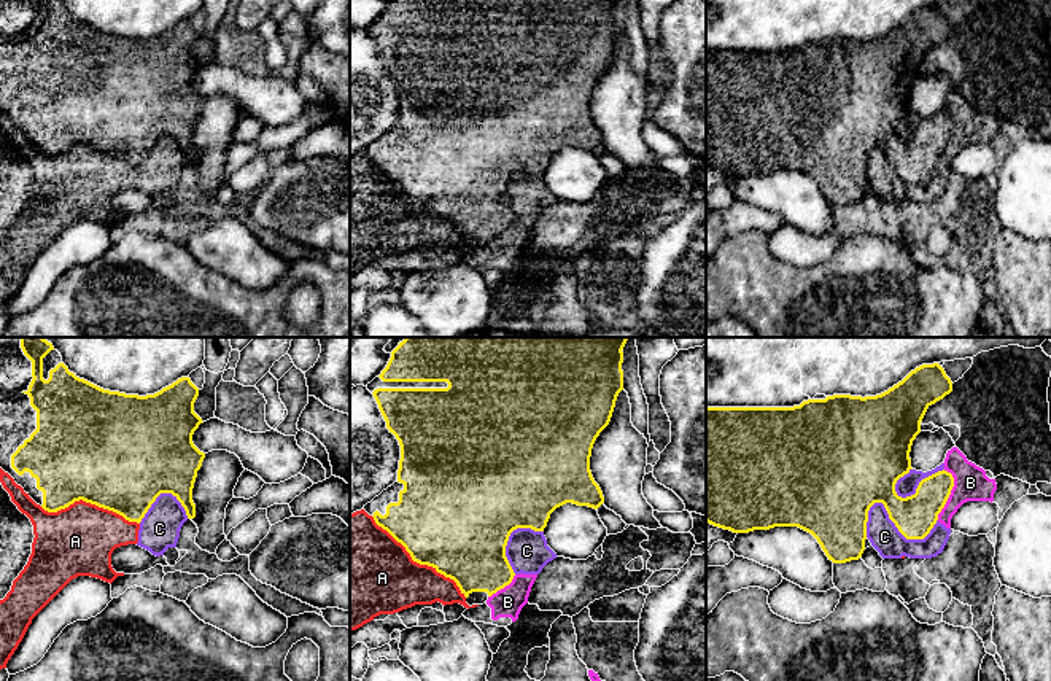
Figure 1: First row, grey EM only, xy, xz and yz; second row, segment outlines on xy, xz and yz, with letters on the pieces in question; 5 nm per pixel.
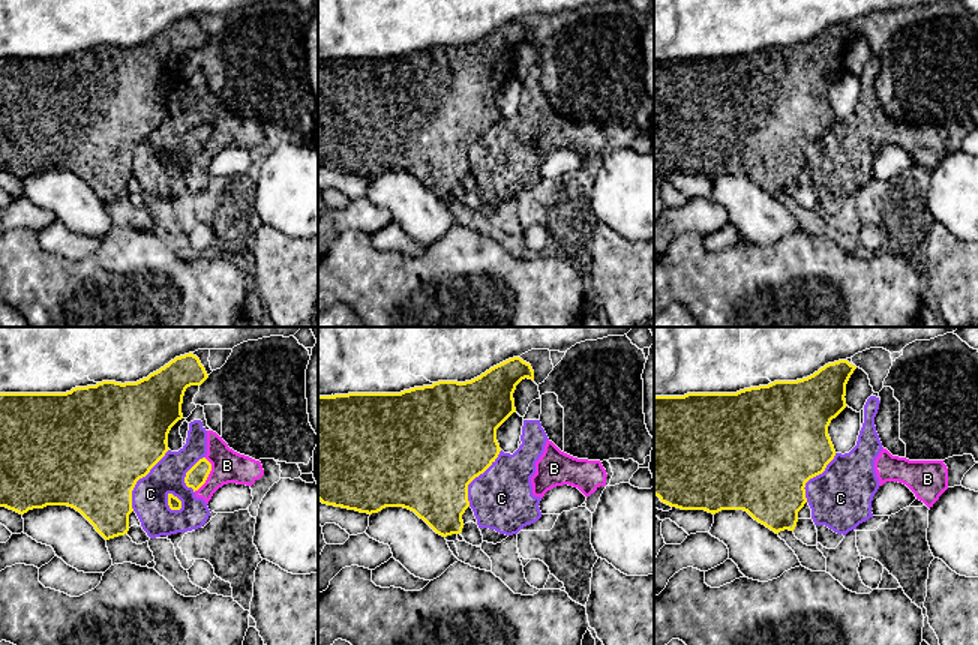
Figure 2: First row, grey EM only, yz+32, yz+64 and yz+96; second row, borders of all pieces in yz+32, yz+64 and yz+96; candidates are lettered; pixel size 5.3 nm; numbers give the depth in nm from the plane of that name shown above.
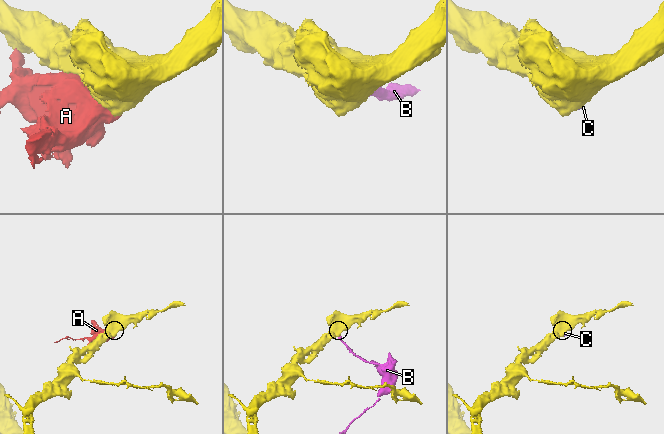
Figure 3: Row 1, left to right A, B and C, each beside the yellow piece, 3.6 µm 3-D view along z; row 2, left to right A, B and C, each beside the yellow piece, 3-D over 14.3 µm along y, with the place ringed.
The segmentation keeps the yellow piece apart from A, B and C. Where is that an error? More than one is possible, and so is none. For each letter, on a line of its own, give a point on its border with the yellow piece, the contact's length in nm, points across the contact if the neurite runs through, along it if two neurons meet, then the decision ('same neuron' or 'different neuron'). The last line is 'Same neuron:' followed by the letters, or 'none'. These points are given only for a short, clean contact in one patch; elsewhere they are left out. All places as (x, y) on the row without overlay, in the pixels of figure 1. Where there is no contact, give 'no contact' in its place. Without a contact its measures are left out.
A: contact xz (418, 206); length 650 nm; different neuron
B: contact yz (950, 137); length 260 nm; border yz (946, 113), (953, 121), (953, 132), (937, 163); different neuron
C: contact yz (889, 161); length 380 nm; different neuron
Same neuron: none

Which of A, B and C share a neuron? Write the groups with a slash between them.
A B C

